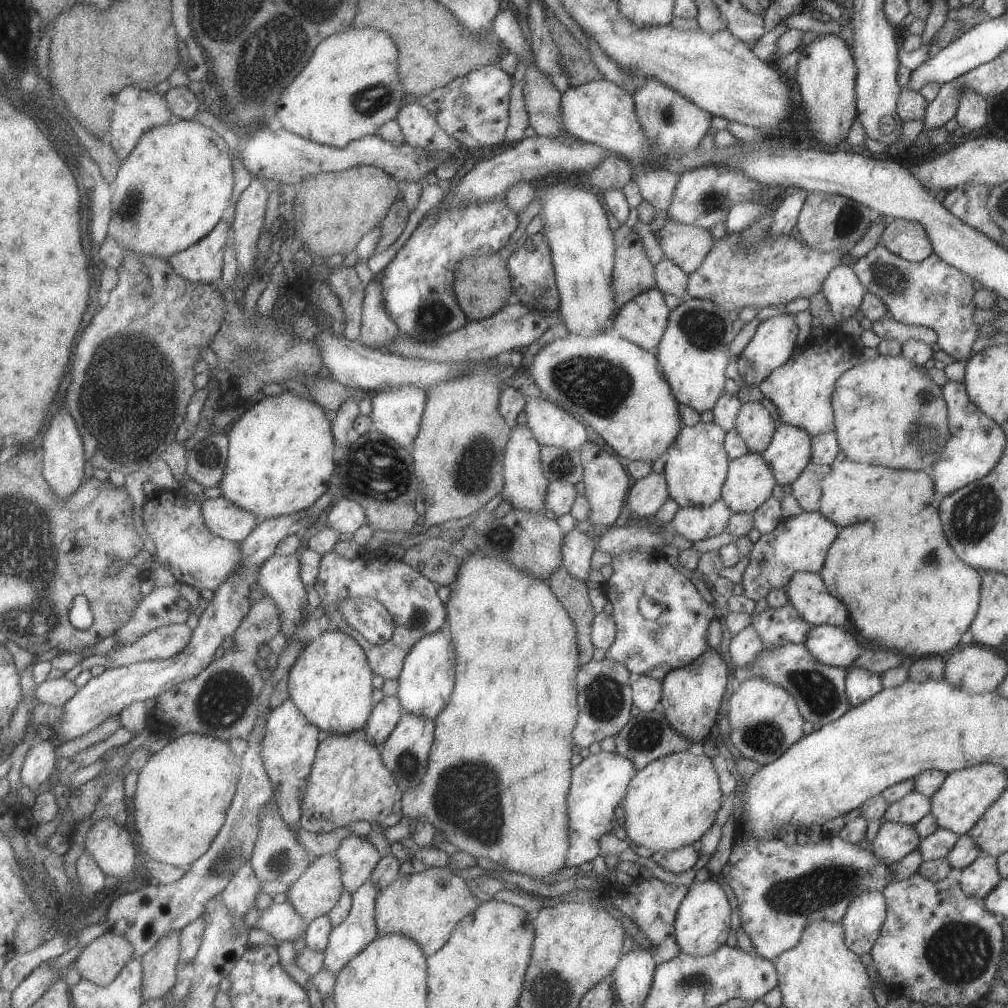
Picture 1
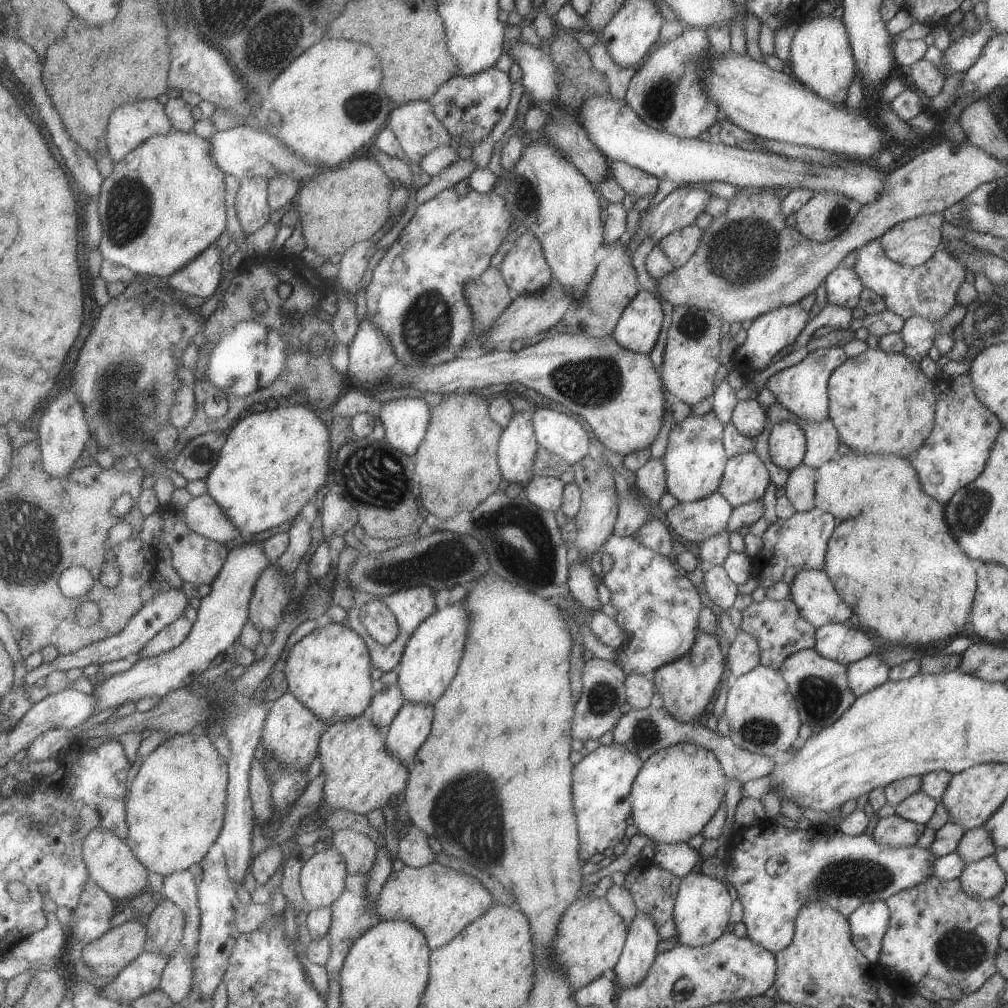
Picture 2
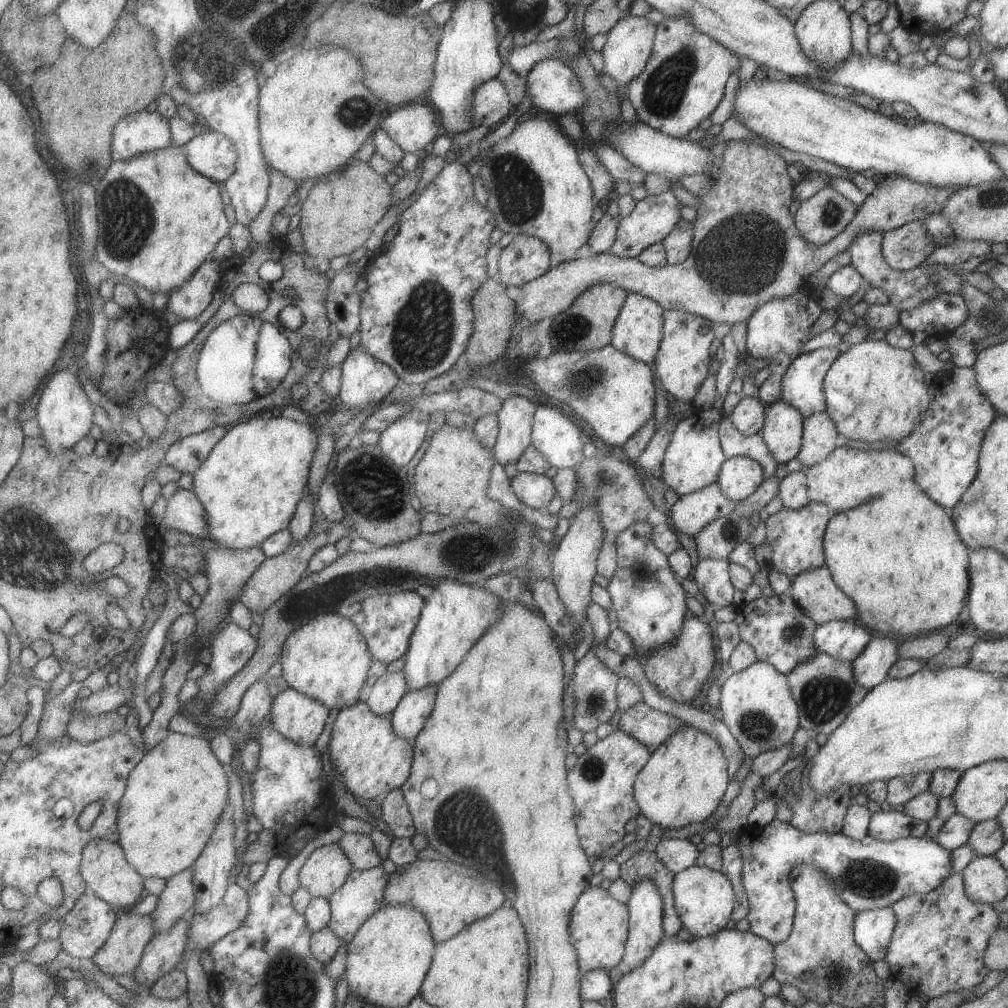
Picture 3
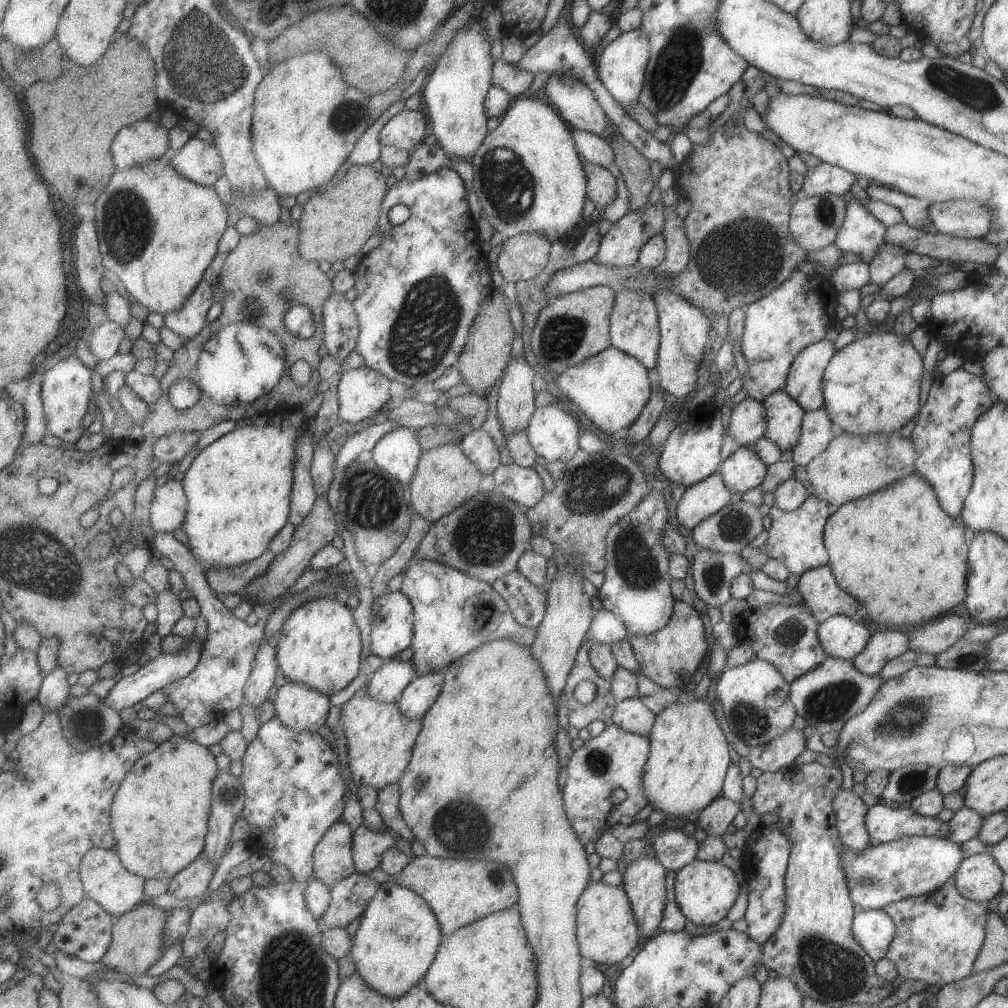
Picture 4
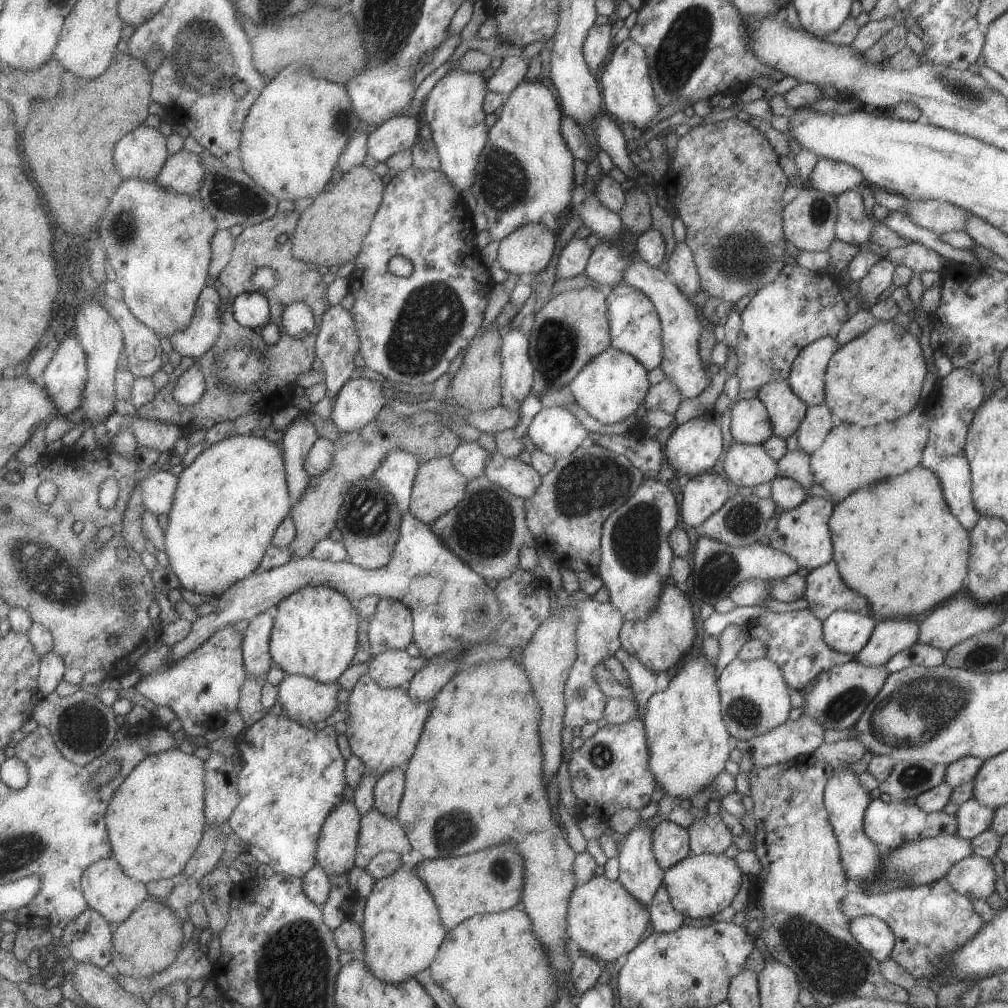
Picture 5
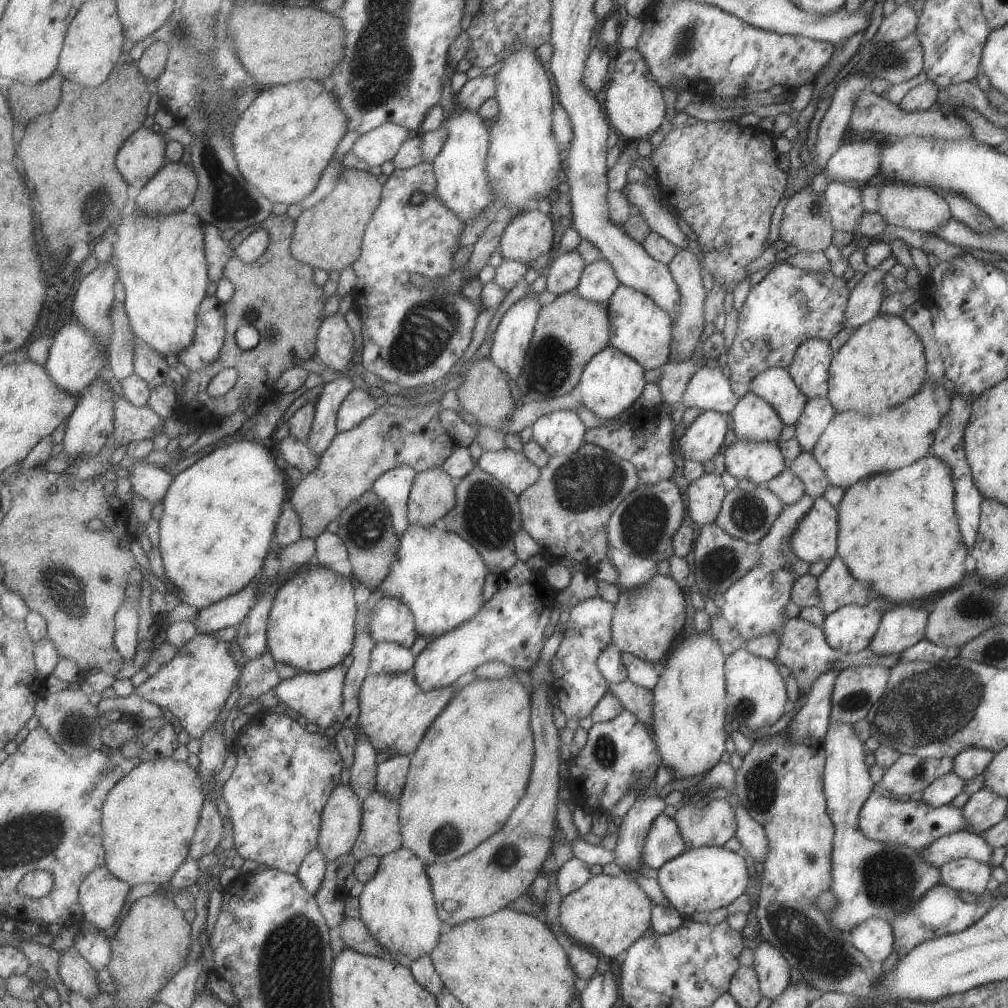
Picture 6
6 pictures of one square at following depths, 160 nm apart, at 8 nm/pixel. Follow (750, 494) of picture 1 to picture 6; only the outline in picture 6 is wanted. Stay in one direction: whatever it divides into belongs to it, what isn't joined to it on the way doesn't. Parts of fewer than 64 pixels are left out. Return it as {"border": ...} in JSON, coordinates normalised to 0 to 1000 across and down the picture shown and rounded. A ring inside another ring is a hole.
{"border":[[[731,436],[717,450],[719,467],[731,476],[739,474],[752,482],[780,464],[770,438]]]}

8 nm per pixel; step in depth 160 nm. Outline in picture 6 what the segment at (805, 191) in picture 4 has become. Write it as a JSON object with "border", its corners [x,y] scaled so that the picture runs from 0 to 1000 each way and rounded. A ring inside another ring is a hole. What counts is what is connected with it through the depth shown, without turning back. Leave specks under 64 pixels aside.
{"border":[[[868,137],[834,143],[819,159],[816,173],[837,182],[842,179],[868,180],[872,163],[871,143]]]}

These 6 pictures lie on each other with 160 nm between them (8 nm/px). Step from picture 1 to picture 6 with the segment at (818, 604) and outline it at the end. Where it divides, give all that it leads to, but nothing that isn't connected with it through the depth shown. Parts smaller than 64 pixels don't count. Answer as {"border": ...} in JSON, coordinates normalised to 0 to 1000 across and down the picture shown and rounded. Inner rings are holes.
{"border":[[[826,553],[818,564],[810,571],[813,603],[819,610],[836,600],[858,602],[871,592],[869,587],[848,575],[834,553]]]}

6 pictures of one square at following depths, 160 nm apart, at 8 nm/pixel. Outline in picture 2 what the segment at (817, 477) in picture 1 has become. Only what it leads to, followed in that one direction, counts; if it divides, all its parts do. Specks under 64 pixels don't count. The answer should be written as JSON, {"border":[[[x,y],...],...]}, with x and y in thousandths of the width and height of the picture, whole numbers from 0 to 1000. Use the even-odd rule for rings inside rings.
{"border":[[[795,460],[782,468],[778,491],[790,507],[802,507],[808,503],[809,467]]]}

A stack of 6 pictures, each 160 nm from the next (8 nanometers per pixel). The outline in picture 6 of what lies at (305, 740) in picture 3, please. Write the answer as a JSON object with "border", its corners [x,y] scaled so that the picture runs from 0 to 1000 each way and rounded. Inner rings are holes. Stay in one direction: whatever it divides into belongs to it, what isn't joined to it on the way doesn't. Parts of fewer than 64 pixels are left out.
{"border":[[[336,660],[318,668],[298,667],[295,671],[280,675],[273,683],[273,688],[277,692],[279,700],[285,700],[296,706],[306,716],[314,721],[335,721],[335,707],[341,699],[341,681],[345,666]]]}

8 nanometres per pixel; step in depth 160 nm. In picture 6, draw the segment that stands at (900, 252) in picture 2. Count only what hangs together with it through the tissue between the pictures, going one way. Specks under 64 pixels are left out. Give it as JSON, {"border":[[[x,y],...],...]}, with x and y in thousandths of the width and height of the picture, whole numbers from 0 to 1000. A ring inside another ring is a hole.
{"border":[[[872,266],[856,271],[839,298],[838,323],[849,326],[871,313],[876,298],[876,275],[879,269]]]}

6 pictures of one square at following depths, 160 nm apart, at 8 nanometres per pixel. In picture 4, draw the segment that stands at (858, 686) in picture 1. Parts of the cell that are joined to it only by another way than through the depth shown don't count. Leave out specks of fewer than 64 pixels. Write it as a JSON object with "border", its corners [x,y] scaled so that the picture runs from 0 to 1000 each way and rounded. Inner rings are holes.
{"border":[[[874,623],[861,633],[856,645],[849,649],[844,657],[854,668],[860,671],[871,670],[882,655],[901,645],[901,633],[892,623]]]}

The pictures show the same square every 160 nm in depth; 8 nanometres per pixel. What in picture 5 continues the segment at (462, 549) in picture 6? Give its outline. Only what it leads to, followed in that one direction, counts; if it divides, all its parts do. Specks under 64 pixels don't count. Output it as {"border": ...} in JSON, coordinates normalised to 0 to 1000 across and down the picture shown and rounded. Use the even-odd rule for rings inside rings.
{"border":[[[408,506],[398,512],[398,536],[393,542],[390,556],[380,564],[363,564],[346,557],[321,557],[313,555],[310,550],[300,555],[291,555],[284,561],[272,564],[251,568],[249,571],[232,579],[227,585],[219,589],[215,595],[216,605],[211,609],[197,612],[190,621],[189,629],[180,637],[170,641],[169,655],[156,665],[162,665],[166,659],[172,659],[187,652],[192,645],[203,639],[216,625],[227,620],[235,619],[239,615],[250,616],[265,606],[271,606],[287,590],[306,581],[323,581],[338,586],[347,595],[358,595],[366,590],[376,590],[379,593],[395,593],[408,602],[411,609],[411,636],[417,641],[418,647],[425,654],[438,650],[443,646],[457,646],[468,640],[483,638],[496,623],[498,618],[497,602],[491,583],[483,579],[472,565],[467,563],[453,549],[448,547],[429,525],[429,521],[417,517]]]}

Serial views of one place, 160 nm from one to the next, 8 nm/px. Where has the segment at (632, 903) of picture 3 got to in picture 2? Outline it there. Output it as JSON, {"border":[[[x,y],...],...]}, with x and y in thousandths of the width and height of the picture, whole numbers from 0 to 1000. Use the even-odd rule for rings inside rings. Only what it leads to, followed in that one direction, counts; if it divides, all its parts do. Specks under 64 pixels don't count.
{"border":[[[631,904],[622,926],[621,938],[610,958],[610,972],[619,981],[633,979],[651,949],[654,930],[648,912]]]}

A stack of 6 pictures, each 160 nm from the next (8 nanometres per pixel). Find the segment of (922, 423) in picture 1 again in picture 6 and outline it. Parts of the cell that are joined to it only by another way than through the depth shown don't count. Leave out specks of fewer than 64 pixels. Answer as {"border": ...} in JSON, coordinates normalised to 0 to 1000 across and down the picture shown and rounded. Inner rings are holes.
{"border":[[[872,311],[868,315],[851,323],[833,346],[825,351],[821,365],[820,397],[830,410],[844,408],[872,411],[882,403],[896,401],[914,385],[917,381],[919,360],[915,339],[900,320],[894,314]]]}

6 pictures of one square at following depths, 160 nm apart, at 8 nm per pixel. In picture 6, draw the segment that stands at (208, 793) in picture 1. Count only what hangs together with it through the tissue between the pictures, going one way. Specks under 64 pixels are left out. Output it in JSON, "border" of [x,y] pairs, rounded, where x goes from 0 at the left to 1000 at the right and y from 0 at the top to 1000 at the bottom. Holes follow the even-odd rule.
{"border":[[[174,752],[141,756],[113,783],[102,803],[102,829],[108,863],[130,879],[168,876],[188,846],[206,792],[200,769]]]}

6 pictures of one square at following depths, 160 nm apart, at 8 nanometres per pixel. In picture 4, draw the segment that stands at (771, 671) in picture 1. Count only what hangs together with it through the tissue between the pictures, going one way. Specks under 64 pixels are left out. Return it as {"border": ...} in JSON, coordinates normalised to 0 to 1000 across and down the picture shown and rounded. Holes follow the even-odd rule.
{"border":[[[820,650],[813,661],[782,678],[782,691],[790,709],[795,710],[800,719],[809,722],[813,729],[817,726],[831,727],[842,712],[852,708],[862,698],[875,677],[872,670],[854,669],[844,656]]]}

